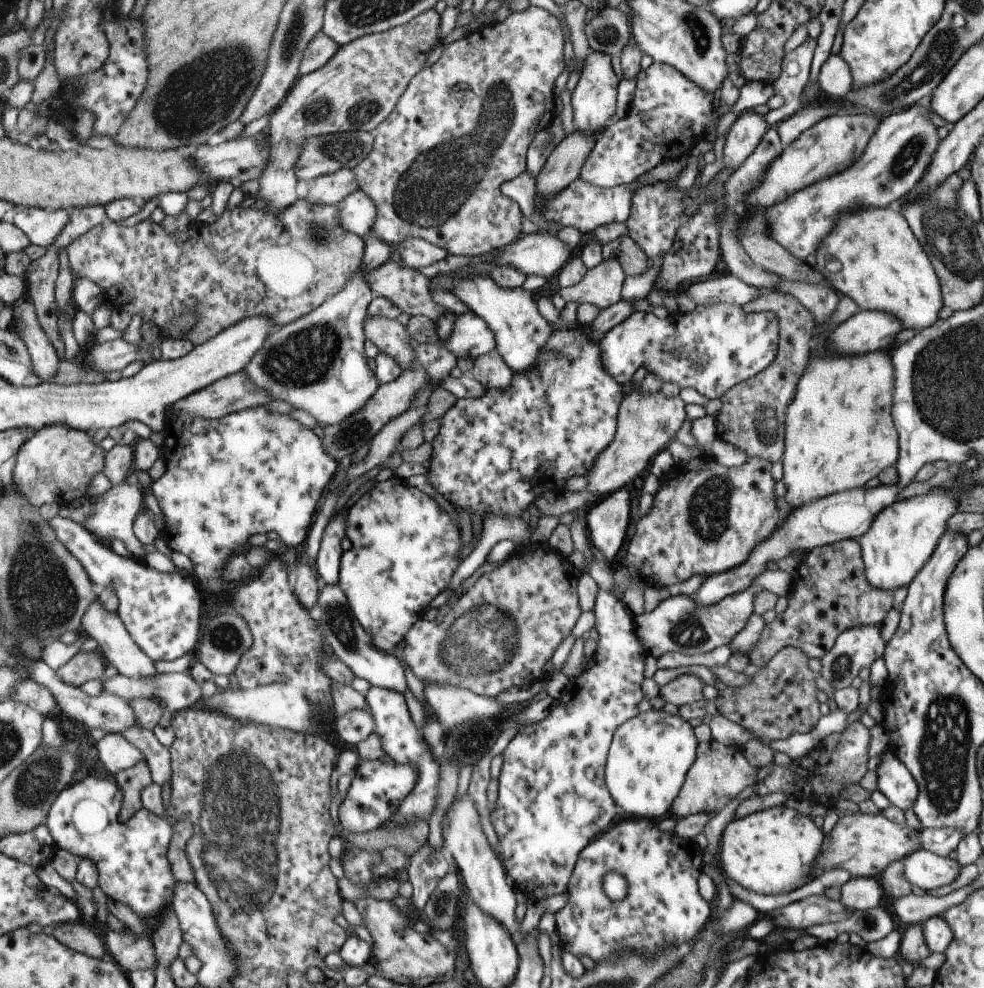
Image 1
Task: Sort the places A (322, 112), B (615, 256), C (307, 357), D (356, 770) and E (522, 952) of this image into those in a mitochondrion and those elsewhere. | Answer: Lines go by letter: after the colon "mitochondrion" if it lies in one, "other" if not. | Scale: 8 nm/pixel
A: mitochondrion
B: other
C: mitochondrion
D: other
E: other

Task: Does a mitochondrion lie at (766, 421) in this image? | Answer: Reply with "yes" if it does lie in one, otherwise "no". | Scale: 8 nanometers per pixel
yes

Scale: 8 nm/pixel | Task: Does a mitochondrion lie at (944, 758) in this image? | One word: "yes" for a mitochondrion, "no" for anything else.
yes

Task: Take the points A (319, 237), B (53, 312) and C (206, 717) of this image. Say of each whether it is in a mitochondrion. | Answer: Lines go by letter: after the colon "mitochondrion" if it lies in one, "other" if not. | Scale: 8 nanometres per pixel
A: mitochondrion
B: other
C: other

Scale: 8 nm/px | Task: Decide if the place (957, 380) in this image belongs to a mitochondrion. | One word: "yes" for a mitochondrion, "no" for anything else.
yes

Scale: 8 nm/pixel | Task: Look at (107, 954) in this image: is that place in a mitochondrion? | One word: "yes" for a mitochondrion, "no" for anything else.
no

